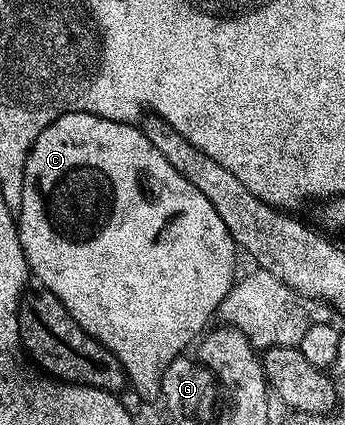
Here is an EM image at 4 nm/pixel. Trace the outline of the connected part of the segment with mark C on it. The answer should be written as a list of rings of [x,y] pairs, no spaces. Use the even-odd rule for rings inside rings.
[[[65,113],[57,117],[37,137],[37,141],[32,145],[31,152],[27,154],[27,164],[23,166],[23,188],[18,192],[19,207],[17,203],[17,222],[19,224],[19,240],[21,249],[25,253],[27,270],[32,276],[35,275],[38,282],[49,293],[53,293],[69,309],[73,321],[81,325],[117,361],[121,361],[123,371],[127,375],[127,382],[136,392],[152,392],[159,384],[160,379],[165,377],[165,369],[173,360],[180,358],[183,351],[191,342],[194,344],[208,330],[207,322],[216,318],[221,301],[229,293],[231,286],[237,281],[235,275],[235,255],[237,248],[229,229],[225,229],[225,221],[217,217],[217,209],[209,205],[205,193],[201,189],[193,189],[161,153],[149,141],[147,134],[135,123],[122,123],[121,121],[109,121],[105,117],[97,117],[93,113]]]

